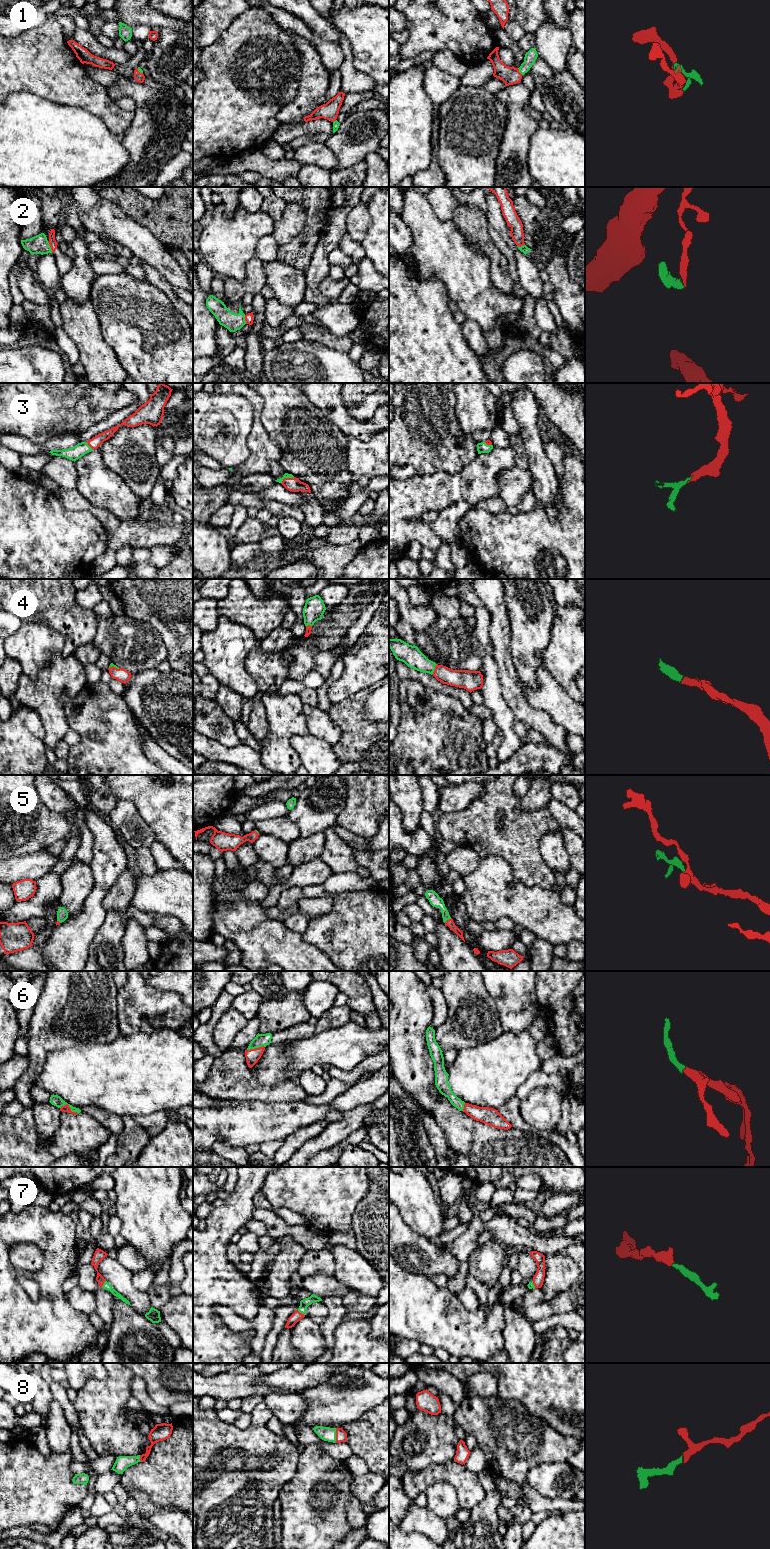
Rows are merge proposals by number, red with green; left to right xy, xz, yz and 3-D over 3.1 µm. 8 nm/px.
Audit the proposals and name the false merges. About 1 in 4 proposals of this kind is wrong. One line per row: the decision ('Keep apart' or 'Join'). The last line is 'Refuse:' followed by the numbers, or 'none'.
1: Join
2: Keep apart
3: Join
4: Join
5: Join
6: Join
7: Join
8: Join
Refuse: 2

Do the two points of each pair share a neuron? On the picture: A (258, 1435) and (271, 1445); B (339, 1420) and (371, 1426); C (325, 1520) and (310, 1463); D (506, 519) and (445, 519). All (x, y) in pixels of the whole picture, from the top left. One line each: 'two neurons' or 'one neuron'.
A: one neuron
B: two neurons
C: one neuron
D: two neurons

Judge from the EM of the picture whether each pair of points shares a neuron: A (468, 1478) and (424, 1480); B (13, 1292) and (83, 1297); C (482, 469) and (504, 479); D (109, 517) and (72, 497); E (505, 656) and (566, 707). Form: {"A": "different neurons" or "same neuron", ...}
{"A": "same neuron", "B": "different neurons", "C": "different neurons", "D": "same neuron", "E": "different neurons"}

